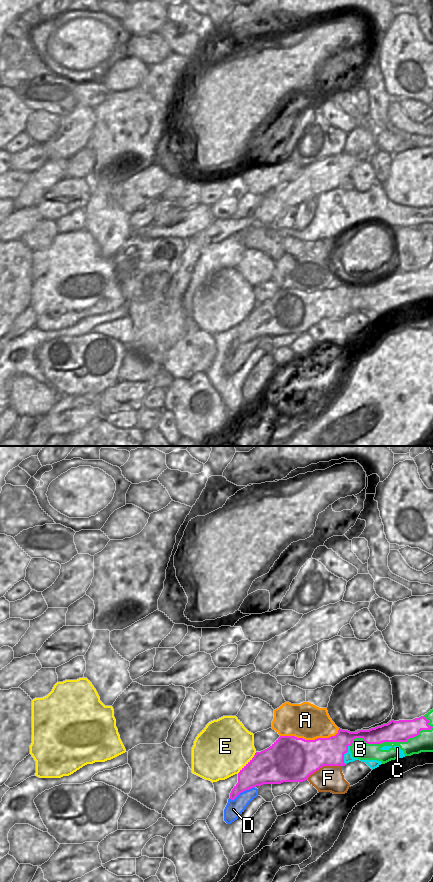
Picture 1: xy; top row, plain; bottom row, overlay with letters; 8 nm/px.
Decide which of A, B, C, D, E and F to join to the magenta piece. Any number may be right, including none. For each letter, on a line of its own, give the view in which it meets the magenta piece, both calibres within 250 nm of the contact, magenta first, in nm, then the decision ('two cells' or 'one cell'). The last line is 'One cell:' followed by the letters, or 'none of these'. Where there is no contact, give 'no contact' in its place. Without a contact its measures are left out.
A: meets magenta in xy; 360 nm thick on the magenta side, 280 nm on the other; two cells
B: meets magenta in xy; 180 nm thick on the magenta side, 150 nm on the other; two cells
C: meets magenta in xy; 240 nm thick on the magenta side, 70 nm on the other; two cells
D: meets magenta in xy; 240 nm thick on the magenta side, 140 nm on the other; two cells
E: meets magenta in xy; 320 nm thick on the magenta side, 440 nm on the other; two cells
F: meets magenta in xy; 360 nm thick on the magenta side, 200 nm on the other; two cells
One cell: none of these

